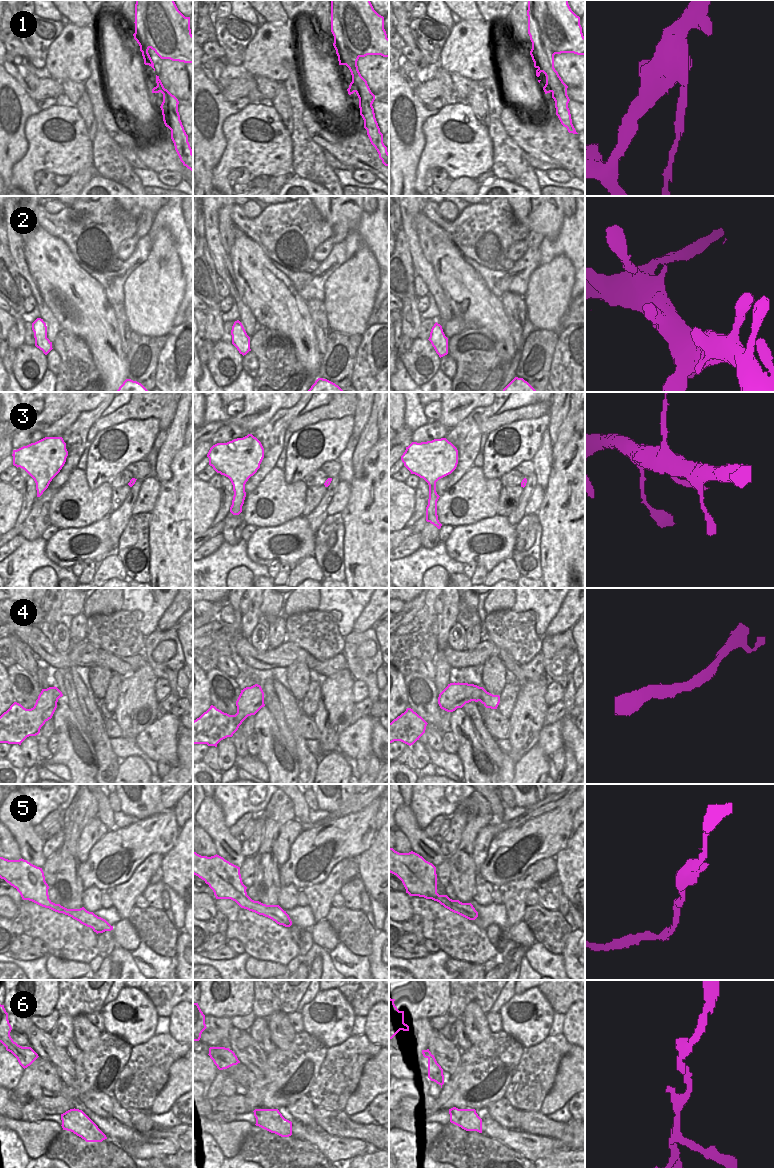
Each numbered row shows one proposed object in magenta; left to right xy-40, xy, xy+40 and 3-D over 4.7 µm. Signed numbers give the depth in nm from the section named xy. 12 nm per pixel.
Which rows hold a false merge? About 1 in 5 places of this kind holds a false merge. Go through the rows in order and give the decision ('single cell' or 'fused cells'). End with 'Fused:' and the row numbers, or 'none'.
1: fused cells
2: single cell
3: single cell
4: single cell
5: single cell
6: single cell
Fused: 1

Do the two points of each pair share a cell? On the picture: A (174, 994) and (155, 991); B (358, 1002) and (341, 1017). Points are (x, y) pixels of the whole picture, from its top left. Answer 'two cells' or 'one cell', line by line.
A: one cell
B: two cells

